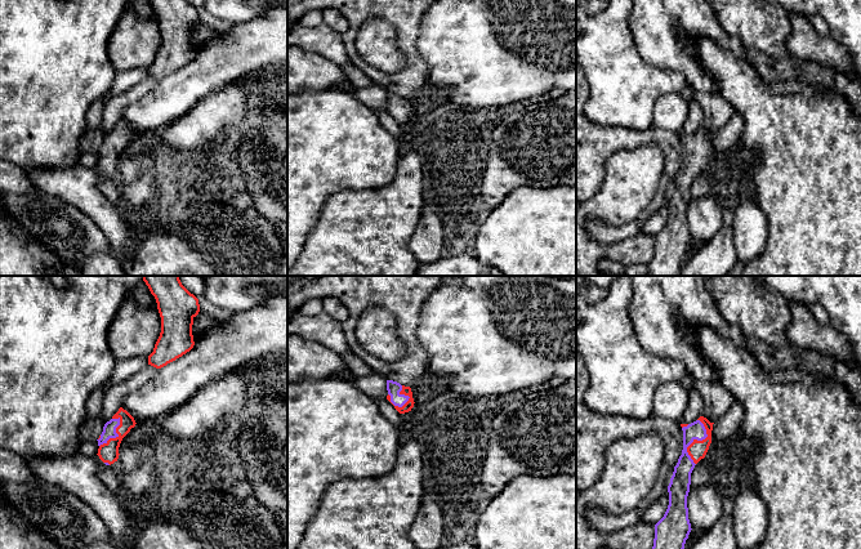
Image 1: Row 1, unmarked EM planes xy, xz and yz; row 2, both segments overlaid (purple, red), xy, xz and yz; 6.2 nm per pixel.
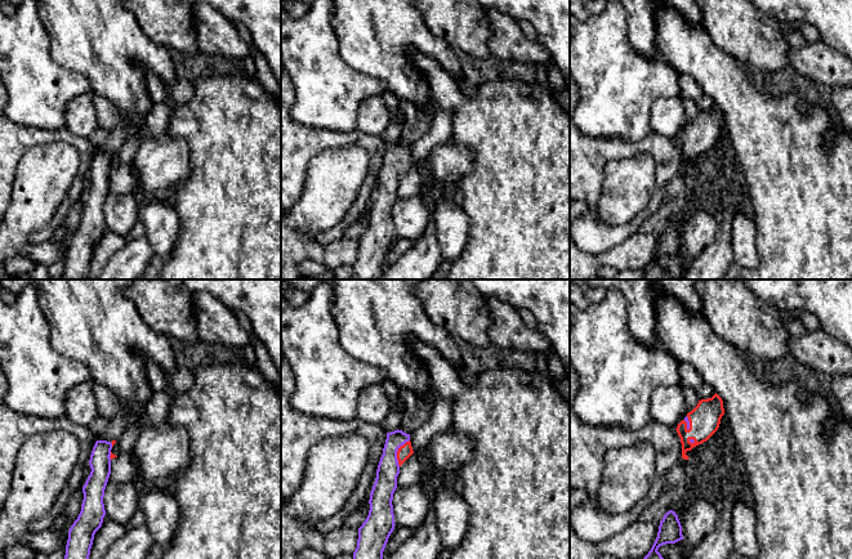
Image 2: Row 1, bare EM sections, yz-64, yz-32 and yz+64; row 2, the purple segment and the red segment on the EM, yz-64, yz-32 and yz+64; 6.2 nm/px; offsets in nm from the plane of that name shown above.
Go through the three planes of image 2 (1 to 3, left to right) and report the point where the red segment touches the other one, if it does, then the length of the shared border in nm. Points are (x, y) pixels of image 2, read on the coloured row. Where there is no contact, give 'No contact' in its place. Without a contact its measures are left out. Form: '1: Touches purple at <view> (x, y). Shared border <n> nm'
1: Touches purple at yz-64 (110, 455). Shared border 50 nm
2: Touches purple at yz-32 (396, 452). Shared border 180 nm
3: Touches purple at yz+64 (687, 424). Shared border 100 nm

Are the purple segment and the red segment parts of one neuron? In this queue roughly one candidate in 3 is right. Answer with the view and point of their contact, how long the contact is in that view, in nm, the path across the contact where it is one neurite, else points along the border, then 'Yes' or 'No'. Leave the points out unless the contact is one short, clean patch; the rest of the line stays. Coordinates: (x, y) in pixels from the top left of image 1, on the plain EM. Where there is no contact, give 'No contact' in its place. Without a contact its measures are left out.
Touches purple at yz (696, 150). Shared border 280 nm. Path across: yz (682, 183), (687, 159), (696, 150), (697, 161). Yes

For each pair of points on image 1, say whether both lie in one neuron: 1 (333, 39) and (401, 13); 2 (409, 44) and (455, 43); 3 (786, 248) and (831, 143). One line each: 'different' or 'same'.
1: different
2: different
3: same

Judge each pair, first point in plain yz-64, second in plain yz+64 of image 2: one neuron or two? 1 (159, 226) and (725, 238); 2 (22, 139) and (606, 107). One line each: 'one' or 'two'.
1: two
2: two

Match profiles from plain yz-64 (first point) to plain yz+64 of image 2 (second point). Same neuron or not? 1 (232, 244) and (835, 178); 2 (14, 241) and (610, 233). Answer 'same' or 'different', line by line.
1: same
2: different

